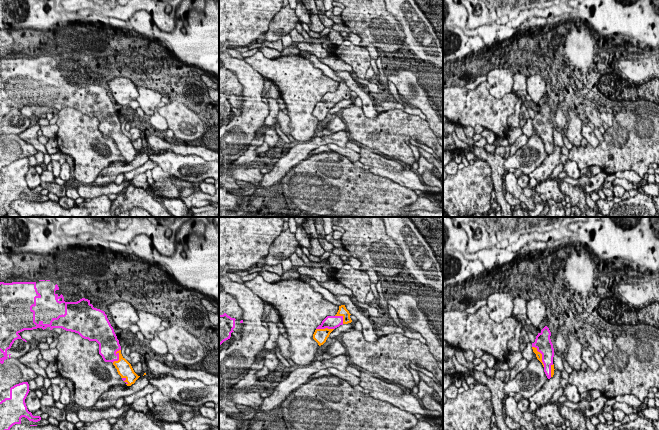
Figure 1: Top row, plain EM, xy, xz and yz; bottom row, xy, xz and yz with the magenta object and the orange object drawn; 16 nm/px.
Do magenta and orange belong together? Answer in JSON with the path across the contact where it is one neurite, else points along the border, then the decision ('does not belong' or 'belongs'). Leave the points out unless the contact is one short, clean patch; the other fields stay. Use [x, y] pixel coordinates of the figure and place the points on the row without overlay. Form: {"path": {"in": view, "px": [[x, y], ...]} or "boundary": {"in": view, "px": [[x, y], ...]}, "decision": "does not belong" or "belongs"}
{"decision": "belongs"}

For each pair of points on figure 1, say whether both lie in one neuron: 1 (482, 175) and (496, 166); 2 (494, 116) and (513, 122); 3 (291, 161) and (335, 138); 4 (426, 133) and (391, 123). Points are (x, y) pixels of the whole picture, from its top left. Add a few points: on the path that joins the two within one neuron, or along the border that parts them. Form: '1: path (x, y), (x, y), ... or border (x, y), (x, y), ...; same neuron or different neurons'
1: border (477, 157), (488, 164), (494, 188); different neurons
2: border (518, 99), (514, 111), (507, 118), (509, 127); different neurons
3: path (302, 150), (316, 141), (324, 140); same neuron
4: path (417, 129), (414, 127), (400, 127); same neuron

